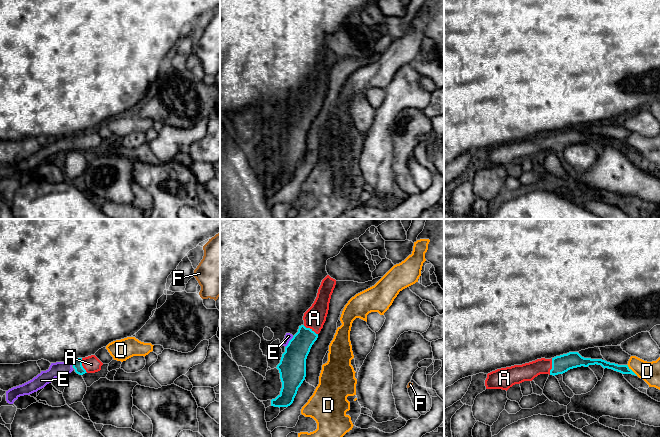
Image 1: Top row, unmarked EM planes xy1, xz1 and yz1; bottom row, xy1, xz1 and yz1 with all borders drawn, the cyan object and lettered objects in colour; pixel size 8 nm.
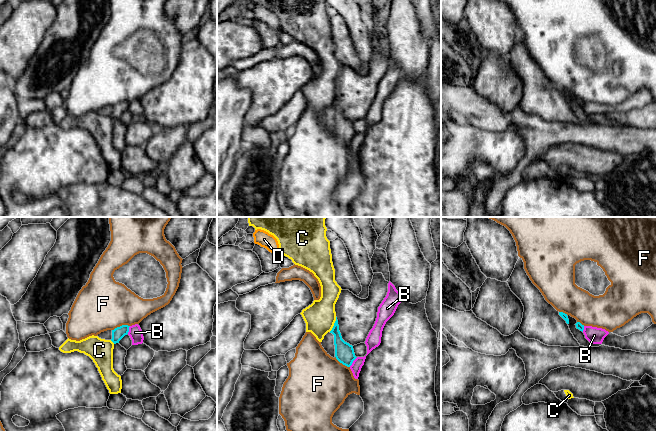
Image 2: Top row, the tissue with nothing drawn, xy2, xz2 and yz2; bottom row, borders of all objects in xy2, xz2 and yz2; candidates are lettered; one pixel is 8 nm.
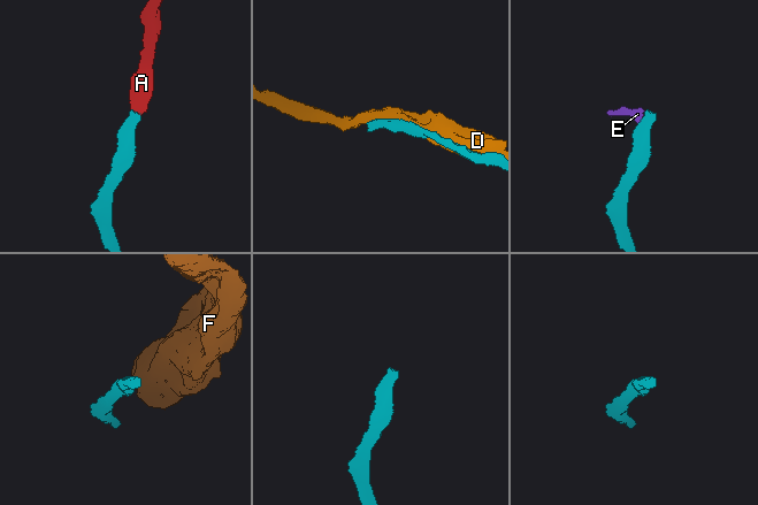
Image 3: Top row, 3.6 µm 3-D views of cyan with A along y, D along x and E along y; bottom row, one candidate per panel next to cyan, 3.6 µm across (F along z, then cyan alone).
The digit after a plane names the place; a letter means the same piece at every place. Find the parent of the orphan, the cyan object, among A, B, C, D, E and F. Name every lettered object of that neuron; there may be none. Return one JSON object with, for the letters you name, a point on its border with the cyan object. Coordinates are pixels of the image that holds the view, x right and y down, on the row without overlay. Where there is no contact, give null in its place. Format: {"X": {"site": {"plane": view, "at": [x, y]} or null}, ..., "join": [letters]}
{"A": {"site": {"plane": "yz1", "at": [552, 142]}}, "E": {"site": {"plane": "xz1", "at": [289, 118]}}, "join": ["A", "E"]}

